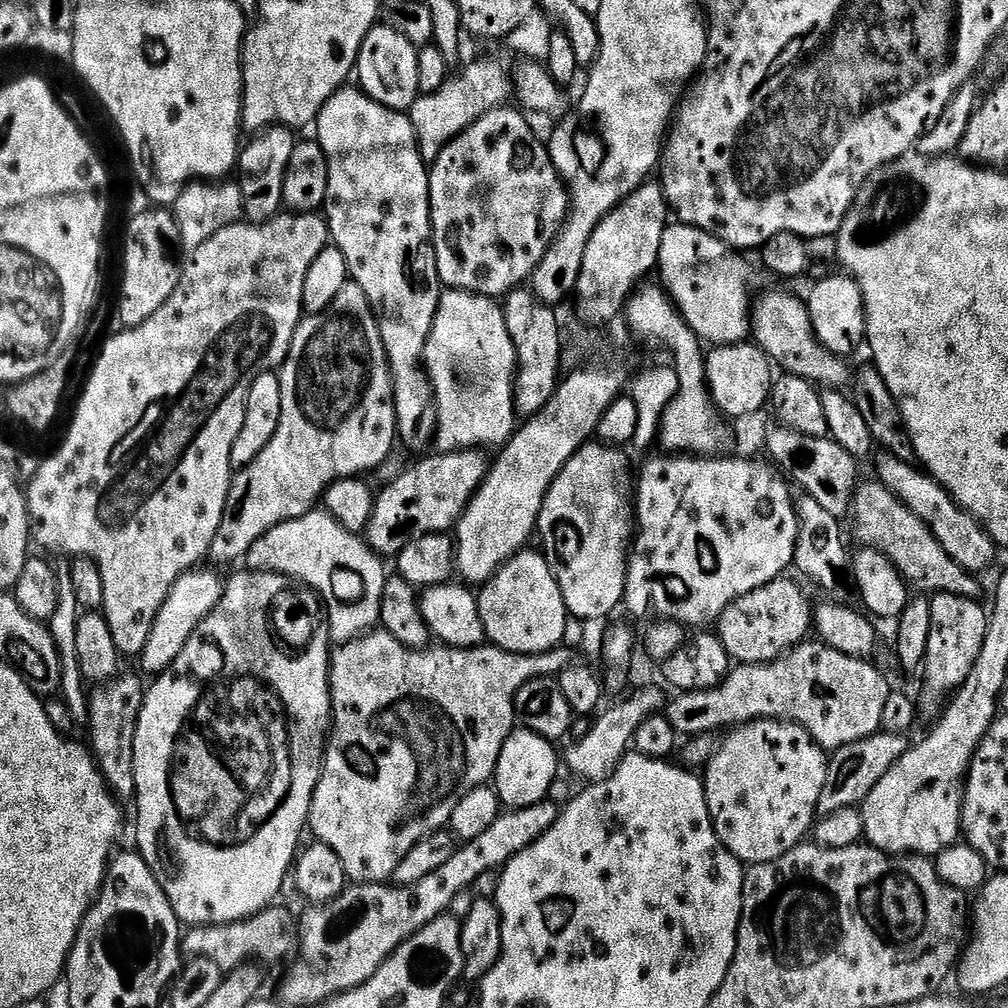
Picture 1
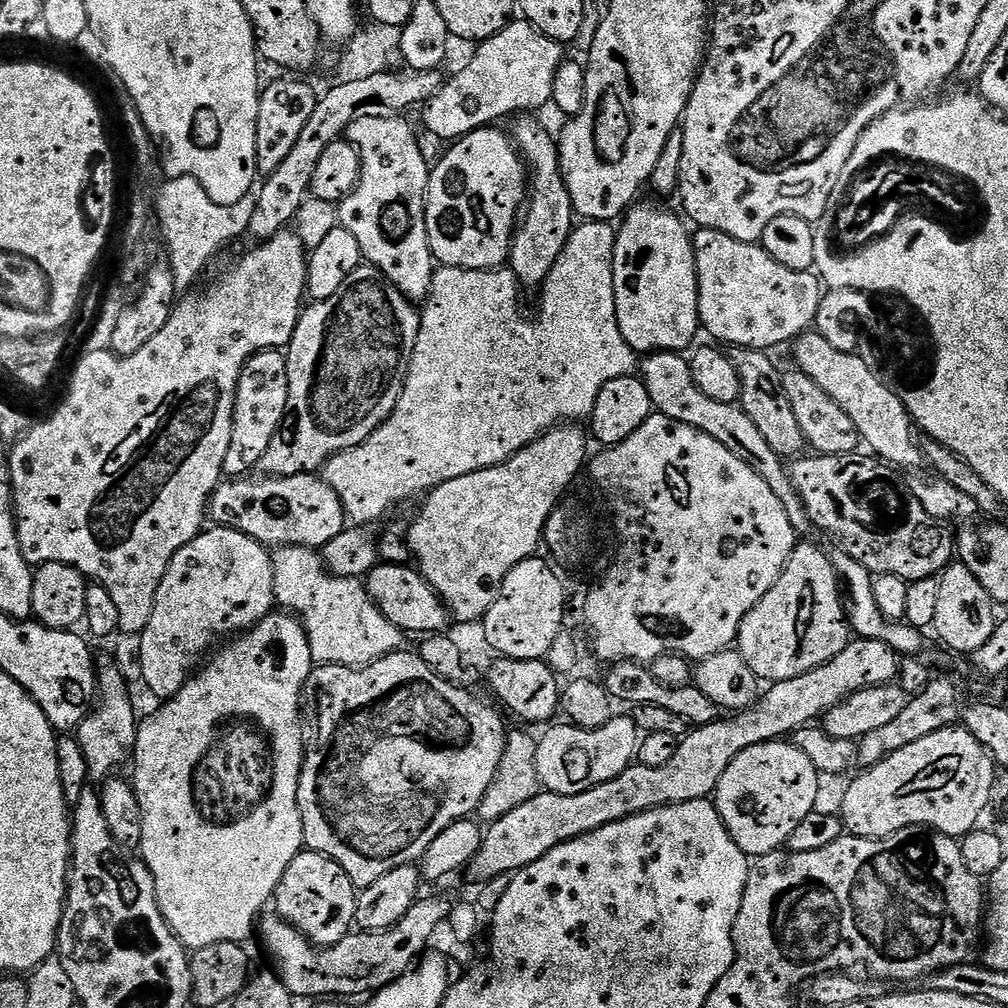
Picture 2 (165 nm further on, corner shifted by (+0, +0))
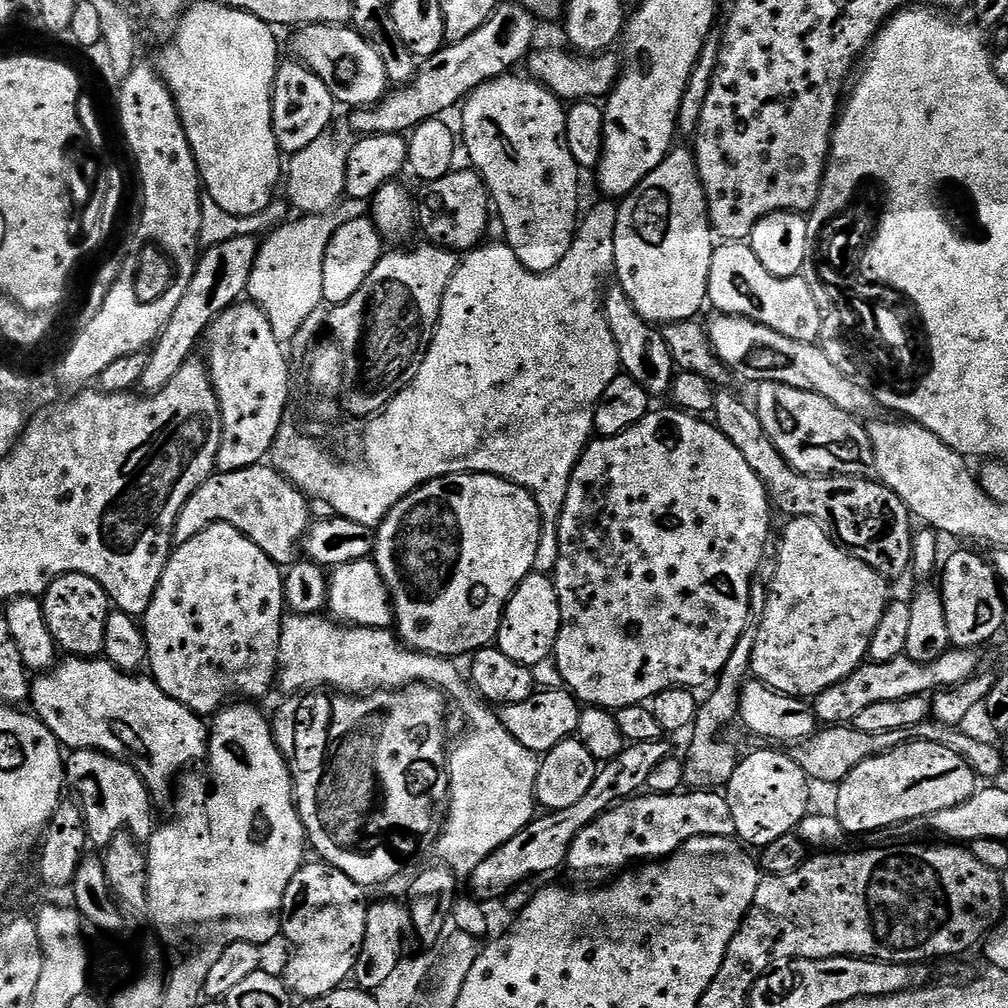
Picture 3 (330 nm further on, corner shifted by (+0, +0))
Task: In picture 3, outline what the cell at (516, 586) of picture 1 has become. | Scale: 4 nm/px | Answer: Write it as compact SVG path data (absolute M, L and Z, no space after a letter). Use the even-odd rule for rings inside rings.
M533 570L516 587L504 608L504 613L500 615L494 647L506 654L506 658L531 666L553 655L559 629L560 607L553 577Z

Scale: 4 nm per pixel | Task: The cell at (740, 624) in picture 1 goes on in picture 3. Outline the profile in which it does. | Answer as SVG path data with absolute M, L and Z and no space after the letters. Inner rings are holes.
M798 516L787 523L780 540L780 556L775 557L776 573L767 588L765 608L758 616L760 625L754 628L750 672L776 692L814 698L823 688L837 684L859 664L865 663L872 635L878 630L878 622L890 599L889 581L865 560L837 543L817 517Z

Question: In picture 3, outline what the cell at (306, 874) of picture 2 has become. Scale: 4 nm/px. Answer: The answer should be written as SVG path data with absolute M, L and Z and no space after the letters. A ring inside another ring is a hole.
M323 862L305 863L290 878L290 882L284 891L284 903L282 905L282 936L293 944L292 957L288 965L282 971L282 979L288 985L293 997L301 1001L317 1000L326 994L330 994L335 988L341 987L344 980L353 975L356 970L356 961L360 958L360 943L366 934L366 914L369 901L364 900L365 889L354 883L342 870Z

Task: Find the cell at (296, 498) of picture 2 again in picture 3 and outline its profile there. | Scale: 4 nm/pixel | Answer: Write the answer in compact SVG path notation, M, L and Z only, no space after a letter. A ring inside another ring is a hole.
M258 463L253 468L234 470L233 472L216 472L207 476L186 498L172 531L173 545L179 546L190 542L194 534L206 530L215 524L234 526L262 554L266 554L274 563L287 566L297 559L302 548L305 532L308 531L310 501L289 480L284 479L271 466Z

